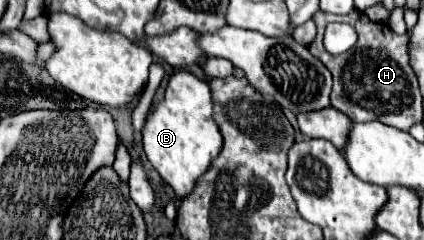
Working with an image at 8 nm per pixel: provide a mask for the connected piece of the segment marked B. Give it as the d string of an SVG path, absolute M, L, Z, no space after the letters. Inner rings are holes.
M177 70L165 90L165 100L159 102L153 114L147 114L143 126L143 148L165 184L175 190L177 198L189 196L197 180L211 166L213 158L221 152L223 138L213 118L211 88L187 70Z

